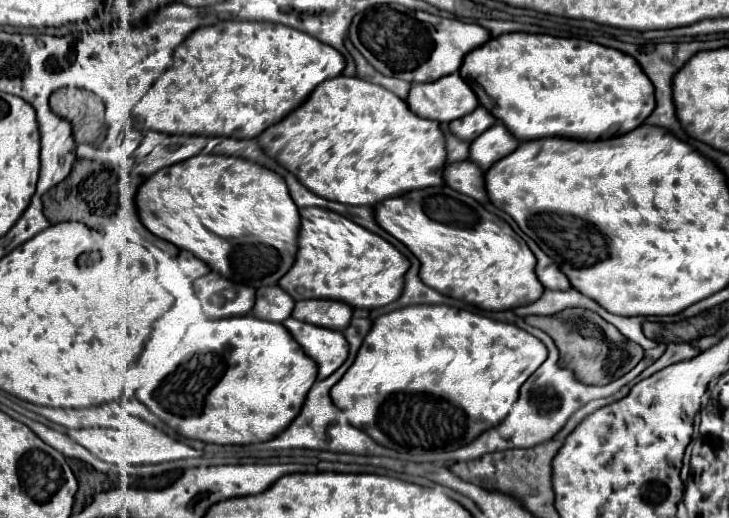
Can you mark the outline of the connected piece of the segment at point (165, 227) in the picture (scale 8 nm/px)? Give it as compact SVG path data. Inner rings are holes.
M198 155L148 177L136 193L142 225L190 251L234 285L276 285L296 257L300 215L284 179L242 157Z

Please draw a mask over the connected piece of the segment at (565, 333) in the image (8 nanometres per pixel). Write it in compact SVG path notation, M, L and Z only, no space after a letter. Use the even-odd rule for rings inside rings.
M564 309L552 317L524 317L528 325L544 329L560 351L560 365L574 371L576 379L586 385L606 385L638 365L644 357L644 349L628 341L614 325L604 321L598 313L588 309Z

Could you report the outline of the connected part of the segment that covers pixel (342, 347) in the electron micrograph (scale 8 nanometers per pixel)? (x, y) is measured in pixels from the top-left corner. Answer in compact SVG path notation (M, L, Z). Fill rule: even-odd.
M284 319L286 331L300 343L308 357L318 365L318 379L330 377L348 357L348 341L342 333L324 327L314 327L296 319Z

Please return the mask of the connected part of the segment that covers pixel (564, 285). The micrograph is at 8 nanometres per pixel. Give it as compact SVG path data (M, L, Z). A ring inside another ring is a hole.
M530 247L530 251L536 257L534 273L536 273L536 277L538 277L538 281L542 283L544 289L558 289L558 291L572 289L568 279L562 277L562 271L558 271L556 263L552 263L552 259L548 259L548 255L542 253L540 247Z

